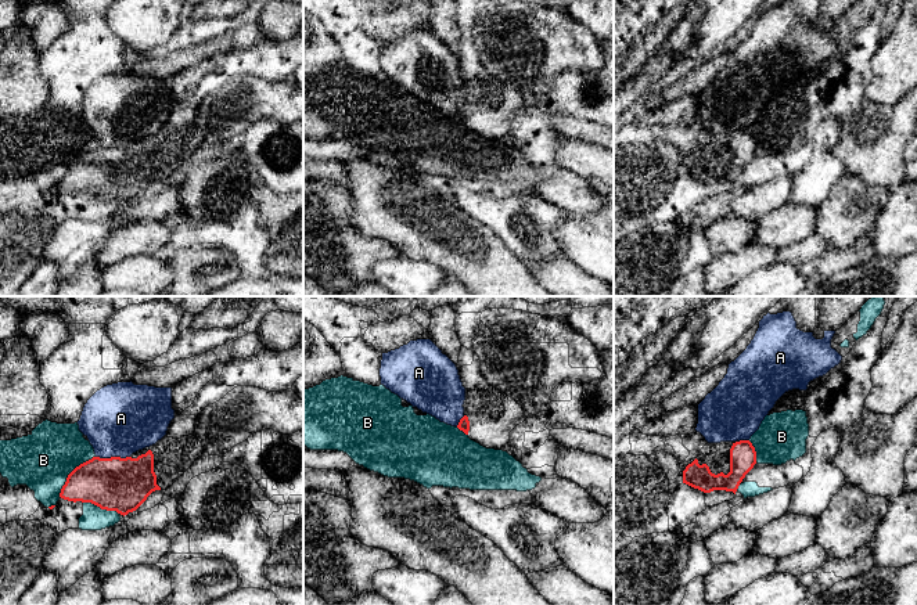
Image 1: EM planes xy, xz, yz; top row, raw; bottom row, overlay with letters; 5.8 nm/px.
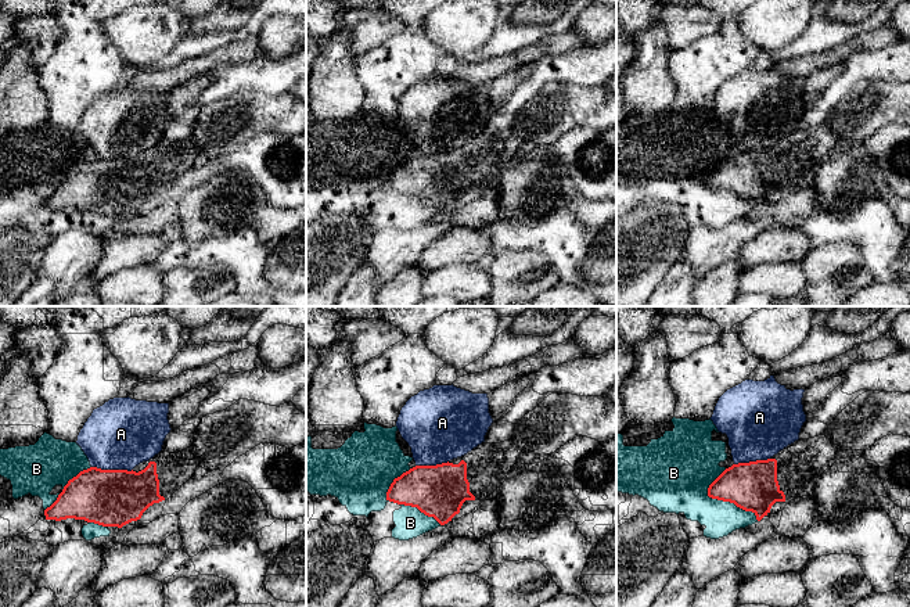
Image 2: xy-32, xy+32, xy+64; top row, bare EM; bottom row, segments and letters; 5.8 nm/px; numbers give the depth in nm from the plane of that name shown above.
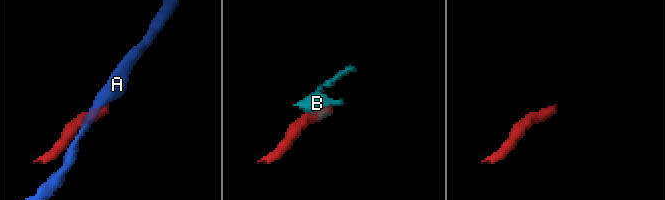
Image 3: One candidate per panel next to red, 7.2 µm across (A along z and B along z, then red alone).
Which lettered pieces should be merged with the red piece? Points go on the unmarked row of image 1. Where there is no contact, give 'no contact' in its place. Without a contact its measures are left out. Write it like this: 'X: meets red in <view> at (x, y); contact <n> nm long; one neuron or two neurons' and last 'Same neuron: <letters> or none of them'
A: meets red in xy at (112, 147); contact 200 nm long; two neurons
B: meets red in xy at (71, 162); contact 320 nm long; two neurons
Same neuron: none of them

